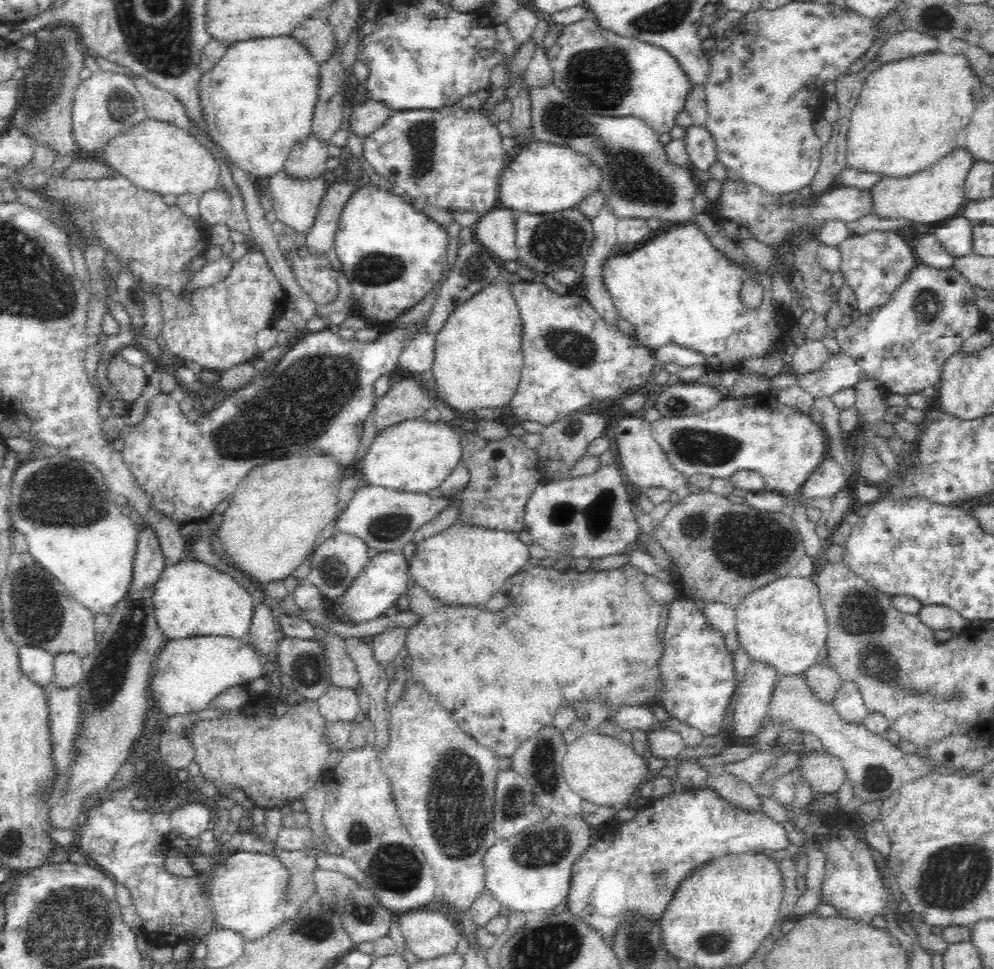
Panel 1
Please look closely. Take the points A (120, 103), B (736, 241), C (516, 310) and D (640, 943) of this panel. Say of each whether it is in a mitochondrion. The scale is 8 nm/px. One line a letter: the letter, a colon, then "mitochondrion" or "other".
A: mitochondrion
B: other
C: other
D: mitochondrion

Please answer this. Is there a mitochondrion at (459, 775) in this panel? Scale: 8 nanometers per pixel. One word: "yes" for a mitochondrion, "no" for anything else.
yes

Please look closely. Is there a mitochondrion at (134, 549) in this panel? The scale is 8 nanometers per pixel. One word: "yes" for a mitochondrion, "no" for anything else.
no

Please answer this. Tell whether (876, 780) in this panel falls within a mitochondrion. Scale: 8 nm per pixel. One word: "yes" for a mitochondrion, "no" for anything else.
yes

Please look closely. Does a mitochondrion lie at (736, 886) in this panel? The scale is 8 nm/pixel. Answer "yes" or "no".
no

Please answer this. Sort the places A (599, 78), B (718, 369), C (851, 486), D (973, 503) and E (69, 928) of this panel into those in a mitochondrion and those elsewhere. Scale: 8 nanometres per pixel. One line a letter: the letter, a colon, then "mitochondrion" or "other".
A: mitochondrion
B: other
C: other
D: other
E: mitochondrion

